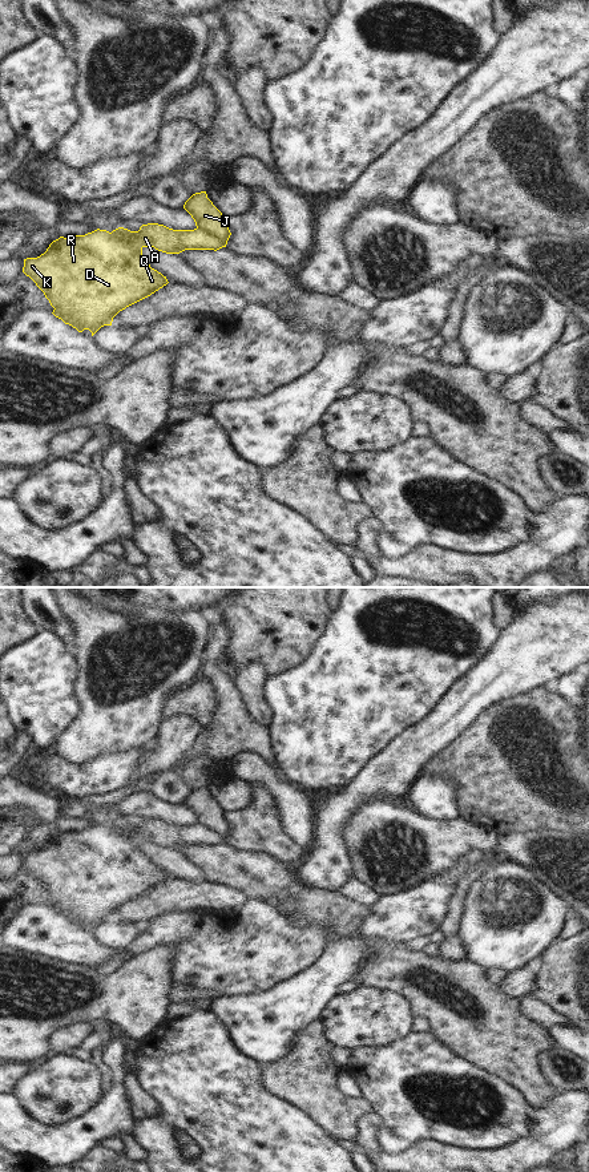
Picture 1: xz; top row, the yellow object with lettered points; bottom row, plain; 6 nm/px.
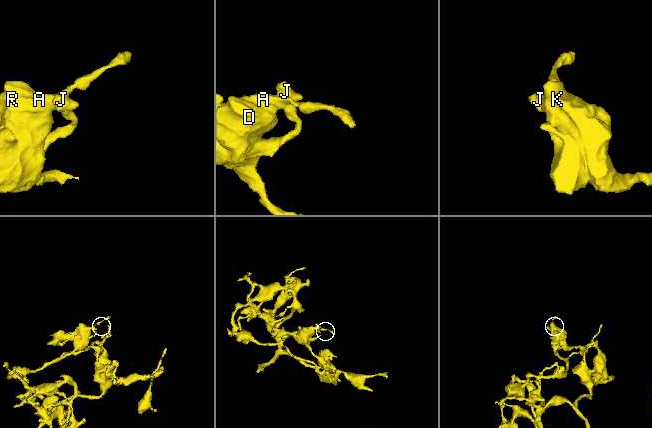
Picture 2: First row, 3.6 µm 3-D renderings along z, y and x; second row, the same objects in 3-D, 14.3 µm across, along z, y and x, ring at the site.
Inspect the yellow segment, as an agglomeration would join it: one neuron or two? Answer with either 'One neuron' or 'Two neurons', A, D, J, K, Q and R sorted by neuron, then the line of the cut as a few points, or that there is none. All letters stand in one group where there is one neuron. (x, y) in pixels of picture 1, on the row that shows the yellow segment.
Two neurons. Groups: A D K Q R / J. Split along xz (197, 227), (212, 234), (224, 246)

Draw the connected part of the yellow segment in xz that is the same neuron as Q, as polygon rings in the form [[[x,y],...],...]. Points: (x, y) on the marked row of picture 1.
[[[142,225],[138,231],[130,231],[118,227],[112,233],[106,230],[94,230],[85,235],[72,238],[60,237],[53,241],[47,251],[37,258],[24,259],[23,272],[29,276],[36,286],[44,292],[51,306],[55,308],[53,315],[65,324],[72,326],[78,332],[89,330],[92,336],[104,326],[112,326],[113,318],[126,307],[150,296],[169,282],[157,270],[142,258],[144,247],[154,247],[166,254],[179,254],[185,250],[219,250],[222,243],[203,230],[173,230],[164,225]]]

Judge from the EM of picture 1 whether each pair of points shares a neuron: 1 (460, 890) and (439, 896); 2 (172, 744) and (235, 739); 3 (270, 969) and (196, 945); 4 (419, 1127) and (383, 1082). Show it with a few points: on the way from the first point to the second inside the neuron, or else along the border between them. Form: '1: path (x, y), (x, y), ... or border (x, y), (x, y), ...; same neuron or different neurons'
1: border (472, 869), (458, 881), (440, 922); different neurons
2: border (202, 730), (196, 743), (174, 767); different neurons
3: path (251, 958), (245, 954), (214, 952); same neuron
4: path (418, 1116), (394, 1092); same neuron

